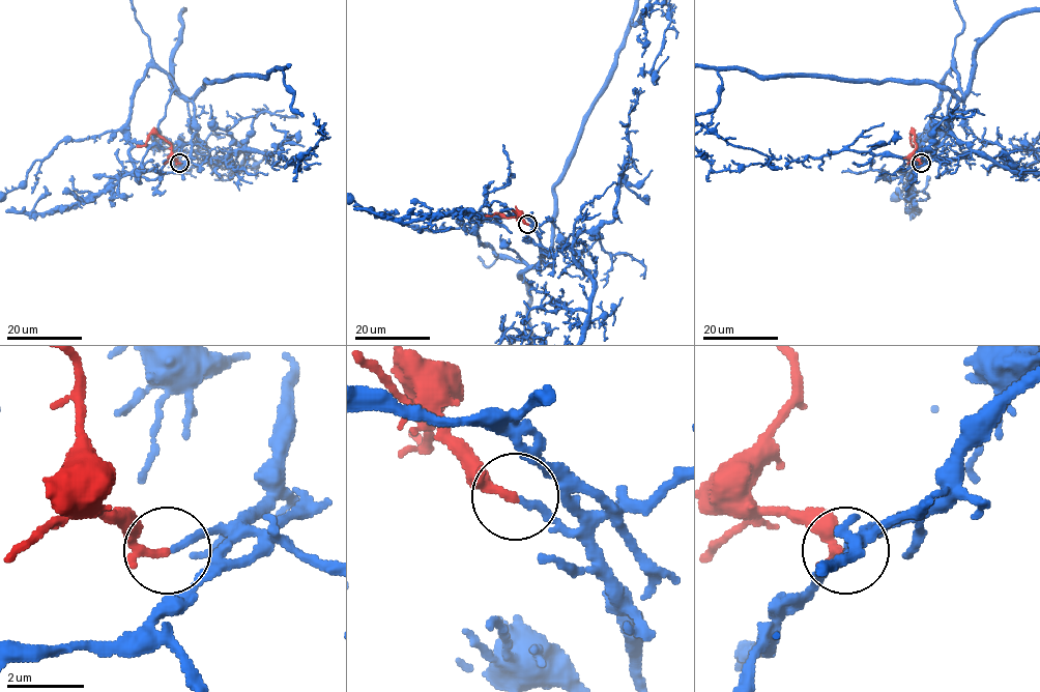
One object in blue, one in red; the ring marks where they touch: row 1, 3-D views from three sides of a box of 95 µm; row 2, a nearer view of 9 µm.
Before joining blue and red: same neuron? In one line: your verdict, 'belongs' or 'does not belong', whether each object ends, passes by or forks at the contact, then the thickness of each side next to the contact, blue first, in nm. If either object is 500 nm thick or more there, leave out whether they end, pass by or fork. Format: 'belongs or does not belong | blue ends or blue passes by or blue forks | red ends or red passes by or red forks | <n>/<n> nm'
belongs | blue ends | red passes by | 200/170 nm

